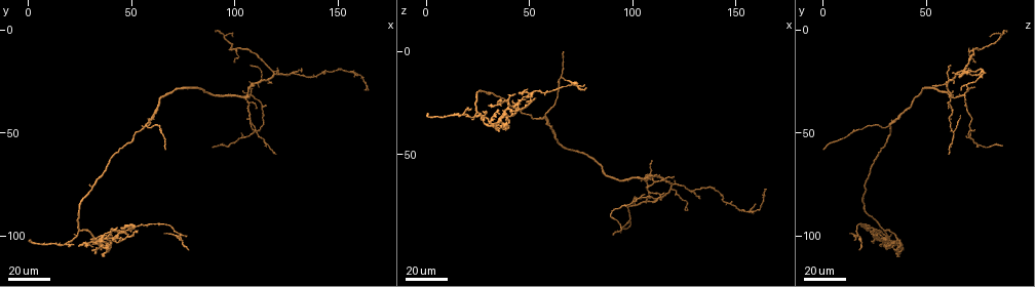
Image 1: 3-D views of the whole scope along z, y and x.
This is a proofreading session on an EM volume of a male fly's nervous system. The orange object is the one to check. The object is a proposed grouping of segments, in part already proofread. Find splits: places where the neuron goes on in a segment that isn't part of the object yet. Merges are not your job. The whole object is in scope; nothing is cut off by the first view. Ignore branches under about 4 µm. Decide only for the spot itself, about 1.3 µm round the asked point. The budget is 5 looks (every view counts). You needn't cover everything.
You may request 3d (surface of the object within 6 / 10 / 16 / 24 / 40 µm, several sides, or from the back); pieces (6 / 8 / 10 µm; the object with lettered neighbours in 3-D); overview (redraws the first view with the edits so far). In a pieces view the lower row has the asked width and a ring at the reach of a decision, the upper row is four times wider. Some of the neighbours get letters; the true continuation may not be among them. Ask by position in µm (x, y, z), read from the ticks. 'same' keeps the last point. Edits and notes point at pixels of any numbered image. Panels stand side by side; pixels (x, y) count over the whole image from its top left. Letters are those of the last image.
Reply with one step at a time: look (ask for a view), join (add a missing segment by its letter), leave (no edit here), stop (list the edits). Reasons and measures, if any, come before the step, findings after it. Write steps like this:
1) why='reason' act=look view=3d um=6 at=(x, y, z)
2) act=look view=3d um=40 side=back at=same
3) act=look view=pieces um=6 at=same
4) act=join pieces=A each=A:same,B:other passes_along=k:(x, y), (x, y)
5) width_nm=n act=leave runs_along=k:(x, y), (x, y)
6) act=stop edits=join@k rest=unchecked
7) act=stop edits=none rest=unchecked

why='free end' act=look view=3d um=24 at=(66, 99, 14)

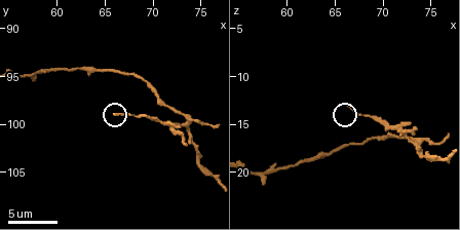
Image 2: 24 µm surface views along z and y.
act=look view=pieces um=8 at=(66.0, 99.0, 12.8)

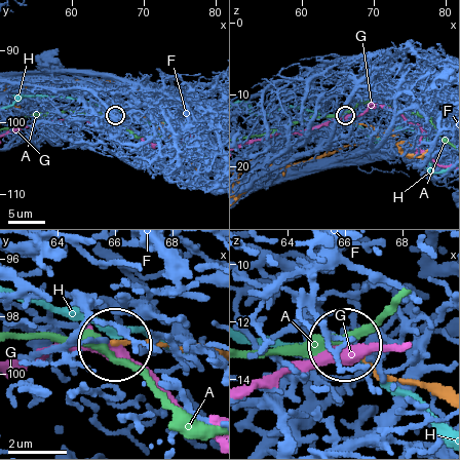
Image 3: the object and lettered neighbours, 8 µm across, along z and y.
act=leave each=A:other,F:other,G:other,H:other found='no lettered segment goes on from it'

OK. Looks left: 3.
why='long arm stops here' act=look view=3d um=40 at=(67, 59, -1)

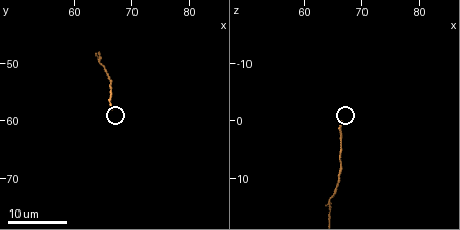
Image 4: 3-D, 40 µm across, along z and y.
act=look view=pieces um=10 at=(67.0, 58.0, 0.0)

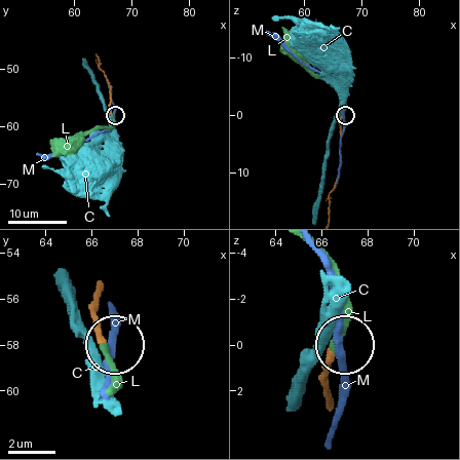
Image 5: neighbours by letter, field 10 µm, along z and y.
act=join pieces=L each=C:other,L:same,M:other found='the neuron continues'

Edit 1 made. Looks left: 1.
act=stop edits=join@5 rest=unchecked

